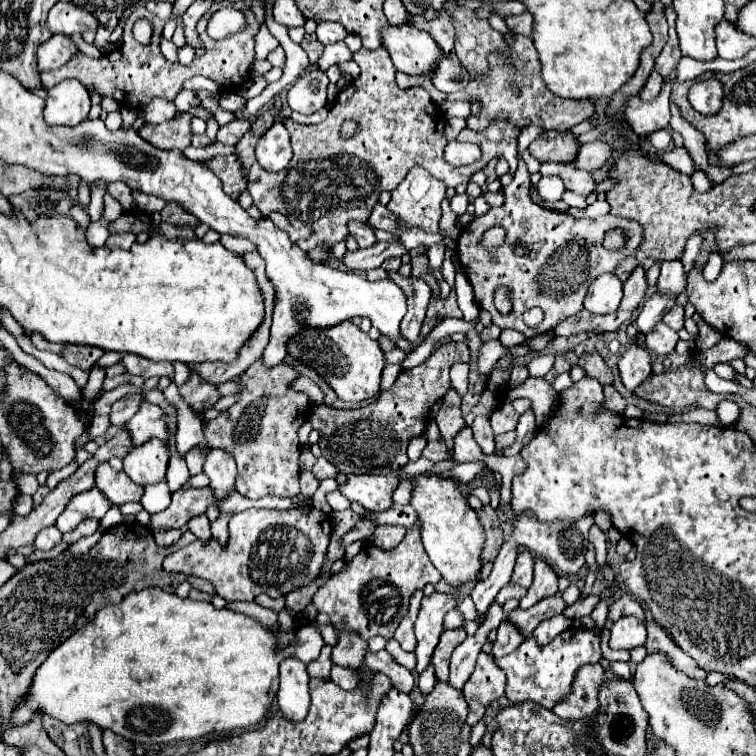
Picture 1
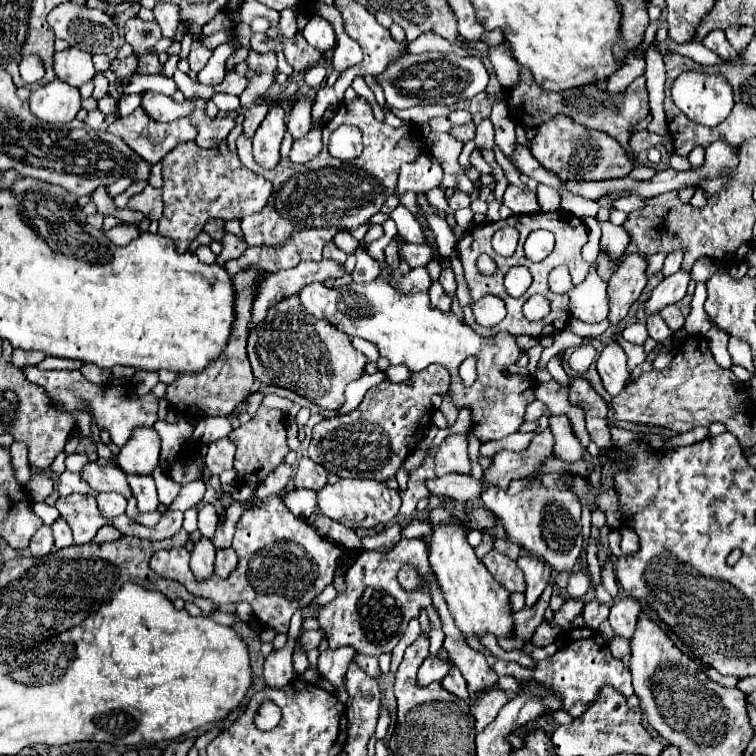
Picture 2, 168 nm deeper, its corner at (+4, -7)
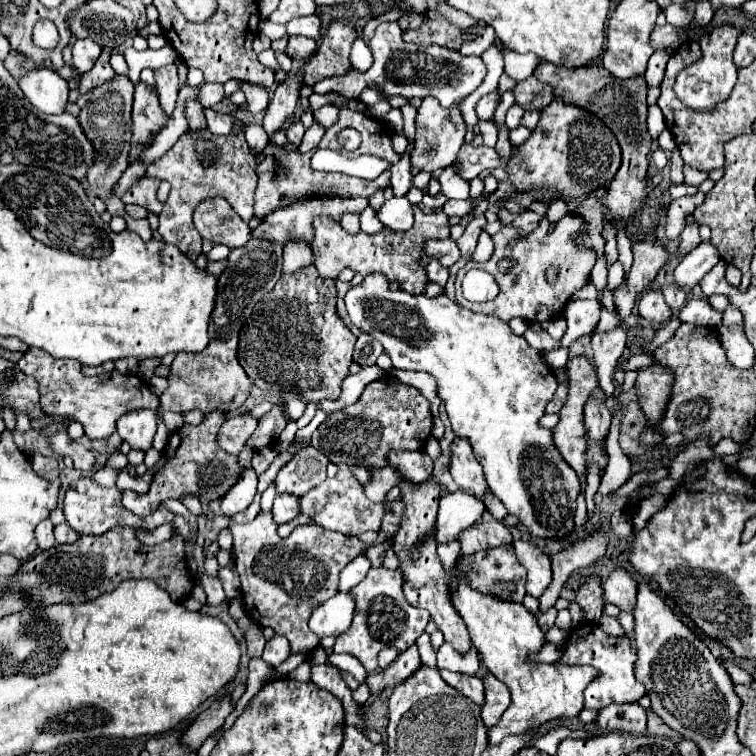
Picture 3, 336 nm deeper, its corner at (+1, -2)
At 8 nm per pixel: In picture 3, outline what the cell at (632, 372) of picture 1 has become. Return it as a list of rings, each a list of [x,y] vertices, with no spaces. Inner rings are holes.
[[[622,327],[610,329],[610,331],[598,331],[592,335],[592,351],[594,351],[594,363],[598,373],[598,387],[606,393],[606,397],[614,395],[612,375],[614,367],[618,365],[618,359],[624,351],[626,333]]]

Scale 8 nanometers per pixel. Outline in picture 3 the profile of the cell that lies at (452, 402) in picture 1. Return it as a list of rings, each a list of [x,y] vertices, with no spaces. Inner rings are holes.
[[[456,439],[452,445],[452,467],[450,473],[454,481],[464,489],[470,491],[474,497],[484,501],[484,495],[488,491],[488,483],[484,477],[484,471],[476,457],[472,455],[472,447],[468,447],[466,439]]]

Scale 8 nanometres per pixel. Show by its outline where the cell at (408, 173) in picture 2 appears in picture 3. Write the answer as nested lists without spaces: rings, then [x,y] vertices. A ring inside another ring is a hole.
[[[428,95],[424,97],[422,105],[418,107],[418,115],[416,115],[416,149],[410,155],[410,163],[412,167],[418,167],[422,171],[436,171],[442,169],[446,165],[452,165],[456,159],[456,151],[460,151],[462,143],[464,143],[464,135],[466,135],[466,123],[462,119],[460,113],[460,105],[454,103],[452,107],[442,107],[438,103],[436,97]]]

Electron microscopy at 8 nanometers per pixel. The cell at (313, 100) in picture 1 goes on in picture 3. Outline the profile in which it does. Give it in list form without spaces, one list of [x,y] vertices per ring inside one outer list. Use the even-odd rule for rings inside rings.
[[[296,121],[288,131],[286,131],[286,137],[288,137],[288,143],[292,143],[292,145],[296,145],[298,147],[298,143],[302,141],[302,137],[304,137],[304,125],[302,125],[302,121]]]

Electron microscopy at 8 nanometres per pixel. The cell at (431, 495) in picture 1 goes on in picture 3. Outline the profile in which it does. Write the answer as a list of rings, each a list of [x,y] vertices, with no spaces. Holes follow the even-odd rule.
[[[458,563],[454,567],[454,579],[452,579],[452,603],[456,607],[456,611],[462,615],[468,631],[470,631],[470,639],[472,643],[478,647],[486,667],[508,685],[510,693],[512,693],[512,703],[510,707],[504,711],[500,723],[496,727],[492,727],[488,731],[490,735],[490,743],[496,745],[500,743],[504,737],[508,735],[518,735],[528,731],[532,725],[542,725],[550,719],[556,717],[578,717],[580,711],[584,709],[584,689],[588,687],[588,683],[592,683],[600,671],[596,671],[594,667],[584,667],[584,665],[564,665],[564,663],[536,663],[530,659],[530,653],[538,653],[542,649],[542,645],[546,643],[544,633],[540,631],[540,627],[536,627],[536,617],[518,603],[508,603],[508,601],[500,601],[500,599],[492,599],[492,595],[480,595],[478,591],[474,591],[472,587],[468,587],[464,583],[466,575],[460,573]]]

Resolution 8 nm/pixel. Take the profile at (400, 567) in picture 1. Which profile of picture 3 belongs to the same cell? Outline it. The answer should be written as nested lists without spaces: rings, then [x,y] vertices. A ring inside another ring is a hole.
[[[384,567],[370,569],[368,575],[352,589],[356,597],[354,621],[348,631],[336,637],[334,653],[352,653],[360,663],[364,663],[364,669],[372,673],[378,669],[376,657],[384,647],[396,647],[402,653],[410,645],[414,645],[416,639],[424,633],[430,615],[424,609],[412,607],[404,599],[402,585],[404,585],[404,577],[400,571],[390,571]]]

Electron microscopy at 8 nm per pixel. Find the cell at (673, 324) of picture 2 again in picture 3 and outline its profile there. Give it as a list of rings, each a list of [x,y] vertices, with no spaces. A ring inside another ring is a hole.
[[[668,283],[668,285],[664,285],[664,287],[662,287],[662,295],[664,295],[666,303],[670,305],[670,309],[672,309],[674,313],[680,311],[680,309],[684,307],[686,299],[688,299],[688,293],[686,293],[680,285],[676,285],[676,283]]]

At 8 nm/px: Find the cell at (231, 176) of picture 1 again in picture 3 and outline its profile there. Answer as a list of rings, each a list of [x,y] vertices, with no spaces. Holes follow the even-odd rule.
[[[210,129],[188,131],[172,145],[166,155],[148,165],[146,175],[164,179],[172,185],[168,201],[164,203],[164,209],[160,213],[158,233],[166,243],[178,247],[192,261],[196,261],[202,247],[202,237],[198,237],[198,231],[192,223],[192,213],[198,203],[210,197],[224,197],[242,217],[242,221],[248,223],[254,217],[252,199],[258,185],[256,159],[244,139],[244,133],[232,133],[224,137],[214,135]]]

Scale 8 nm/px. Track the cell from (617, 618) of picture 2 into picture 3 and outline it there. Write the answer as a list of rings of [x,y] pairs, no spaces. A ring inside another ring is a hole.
[[[618,567],[604,581],[604,601],[618,605],[622,611],[632,611],[636,605],[638,581],[624,569]]]

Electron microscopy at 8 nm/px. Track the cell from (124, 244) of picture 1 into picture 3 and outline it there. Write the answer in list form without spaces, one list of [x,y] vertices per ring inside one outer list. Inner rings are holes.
[[[116,75],[114,79],[110,79],[108,83],[100,83],[94,87],[94,93],[90,97],[90,101],[80,109],[78,121],[84,129],[84,135],[92,141],[96,157],[94,157],[94,165],[88,169],[84,183],[86,189],[92,197],[98,197],[106,203],[108,211],[112,215],[122,215],[128,223],[128,231],[138,233],[144,241],[152,239],[152,231],[148,227],[146,219],[132,219],[126,209],[124,203],[120,201],[118,195],[112,193],[114,185],[118,183],[118,179],[122,177],[122,173],[126,171],[128,163],[130,163],[130,143],[132,143],[132,119],[130,119],[130,111],[132,111],[132,91],[134,85],[128,79],[128,75]]]

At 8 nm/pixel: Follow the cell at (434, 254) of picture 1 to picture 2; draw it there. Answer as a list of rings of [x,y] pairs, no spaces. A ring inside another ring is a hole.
[[[399,204],[389,216],[395,220],[397,230],[399,230],[399,236],[403,240],[417,242],[417,244],[425,244],[425,236],[423,236],[423,230],[421,230],[419,222],[413,218],[413,214],[405,206]]]

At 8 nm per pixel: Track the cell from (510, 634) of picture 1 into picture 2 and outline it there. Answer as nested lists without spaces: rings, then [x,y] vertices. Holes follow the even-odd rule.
[[[549,584],[549,588],[545,588],[545,592],[541,594],[541,600],[537,600],[537,604],[533,608],[523,608],[519,612],[513,612],[513,636],[519,640],[531,640],[535,628],[543,622],[543,614],[549,606],[549,598],[551,598],[551,590],[553,584]]]

